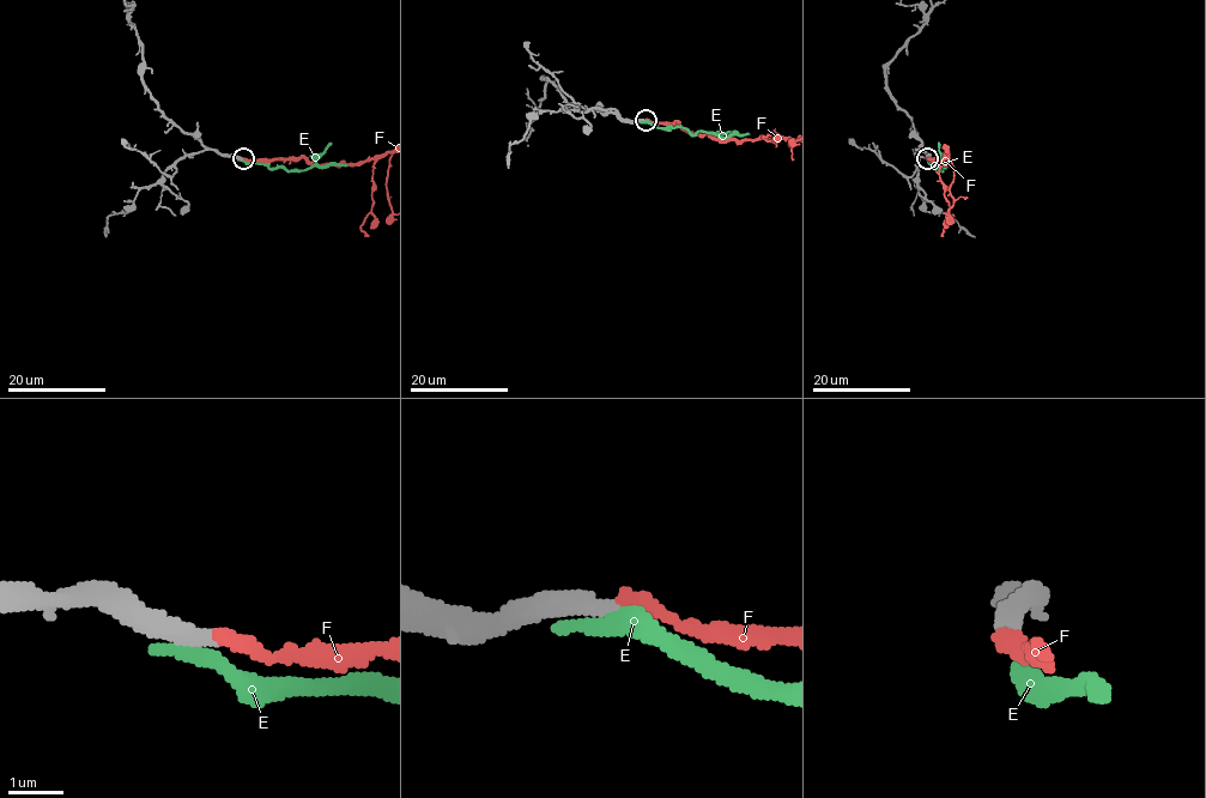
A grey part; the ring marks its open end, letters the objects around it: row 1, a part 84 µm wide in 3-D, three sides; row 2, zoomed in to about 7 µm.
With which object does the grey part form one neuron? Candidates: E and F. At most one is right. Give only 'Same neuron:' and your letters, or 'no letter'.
Same neuron: F

